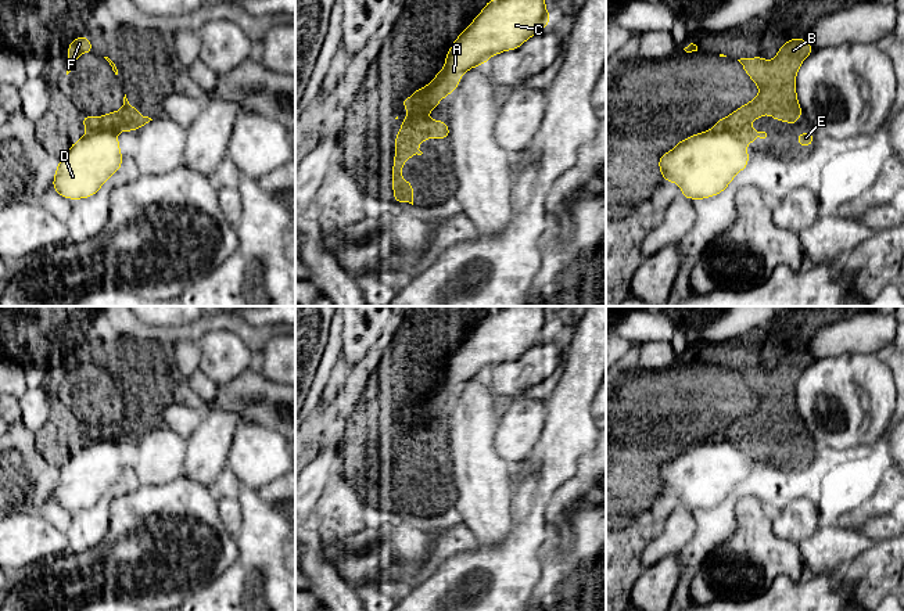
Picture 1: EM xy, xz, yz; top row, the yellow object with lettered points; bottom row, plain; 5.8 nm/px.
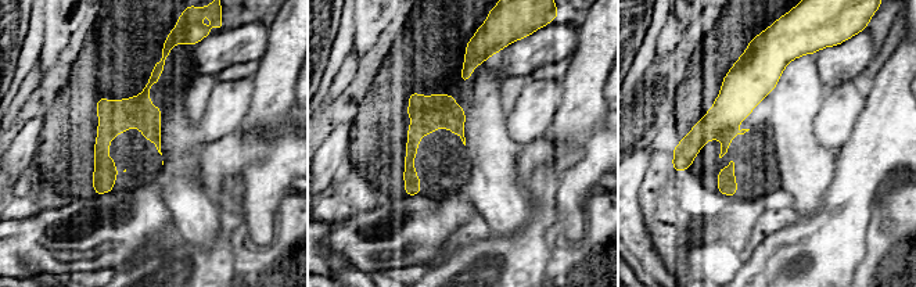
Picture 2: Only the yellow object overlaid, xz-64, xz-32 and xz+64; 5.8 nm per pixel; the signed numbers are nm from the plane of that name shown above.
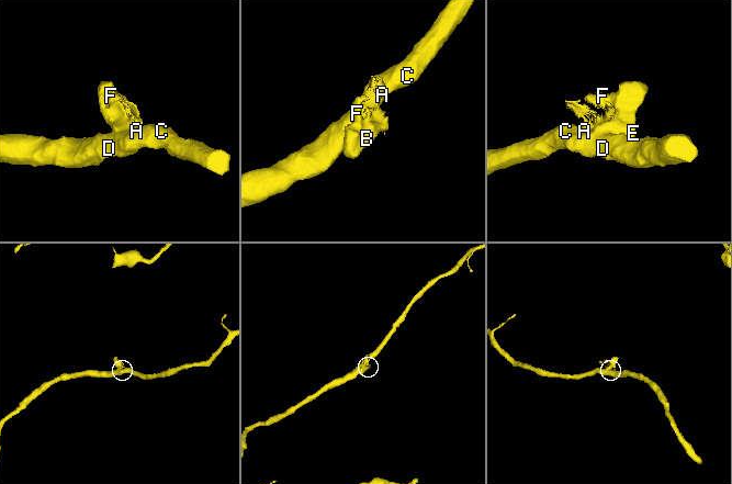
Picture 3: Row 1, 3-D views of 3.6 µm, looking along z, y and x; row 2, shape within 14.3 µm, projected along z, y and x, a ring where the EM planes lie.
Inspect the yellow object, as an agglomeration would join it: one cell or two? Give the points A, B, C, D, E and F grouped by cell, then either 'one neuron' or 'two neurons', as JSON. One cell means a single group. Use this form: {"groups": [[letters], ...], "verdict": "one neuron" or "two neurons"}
{"groups": [["A", "C", "D"], ["B", "E", "F"]], "verdict": "two neurons"}

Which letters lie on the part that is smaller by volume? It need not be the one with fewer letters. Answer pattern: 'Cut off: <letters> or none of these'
Cut off: B, E, F

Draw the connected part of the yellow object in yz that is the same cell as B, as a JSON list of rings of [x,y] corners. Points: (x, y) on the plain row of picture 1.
[[[790,349],[778,364],[767,371],[763,367],[738,370],[749,388],[758,396],[758,406],[713,435],[713,442],[731,442],[753,457],[756,448],[765,442],[754,441],[749,434],[763,425],[794,435],[803,424],[796,403],[796,385],[803,371],[814,362],[806,349]]]

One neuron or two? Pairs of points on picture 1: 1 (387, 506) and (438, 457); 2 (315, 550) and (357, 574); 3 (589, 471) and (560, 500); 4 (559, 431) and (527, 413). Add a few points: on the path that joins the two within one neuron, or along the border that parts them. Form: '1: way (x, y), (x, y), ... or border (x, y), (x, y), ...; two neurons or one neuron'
1: way (400, 496), (426, 470); one neuron
2: border (322, 545), (322, 556), (344, 581); two neurons
3: way (584, 478), (567, 495); one neuron
4: border (546, 401), (545, 426), (538, 441), (528, 452); two neurons

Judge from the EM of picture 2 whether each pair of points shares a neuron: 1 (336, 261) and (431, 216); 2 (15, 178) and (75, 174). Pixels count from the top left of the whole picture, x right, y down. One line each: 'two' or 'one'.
1: two
2: two

